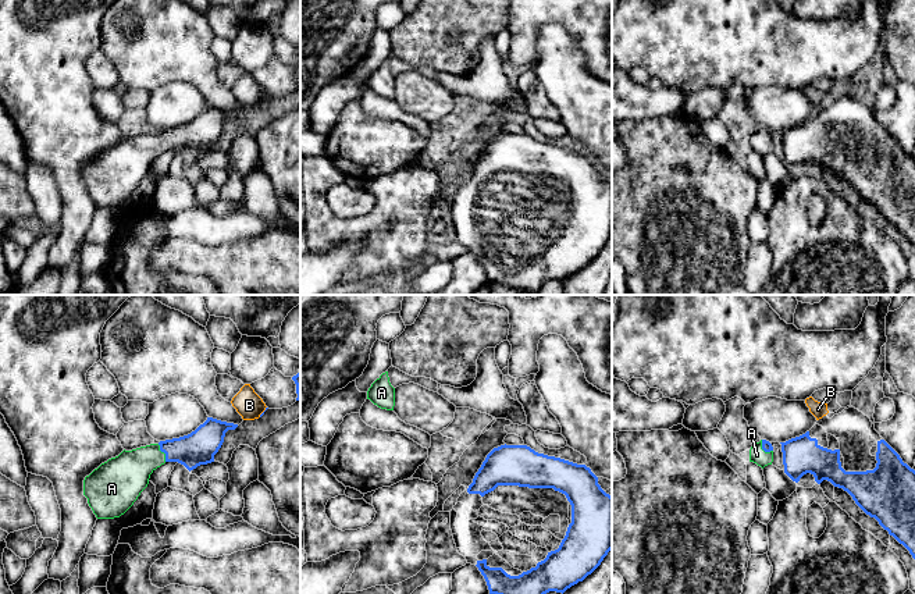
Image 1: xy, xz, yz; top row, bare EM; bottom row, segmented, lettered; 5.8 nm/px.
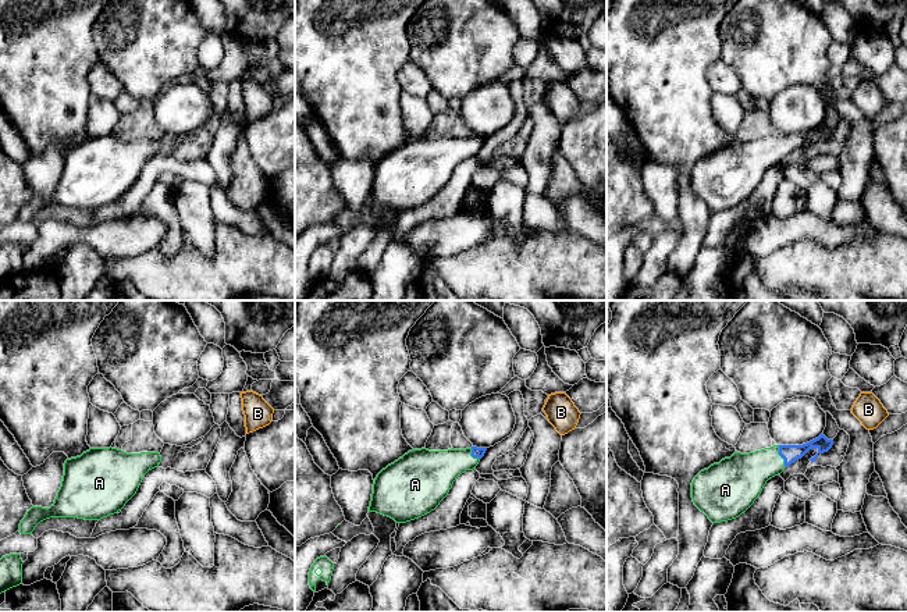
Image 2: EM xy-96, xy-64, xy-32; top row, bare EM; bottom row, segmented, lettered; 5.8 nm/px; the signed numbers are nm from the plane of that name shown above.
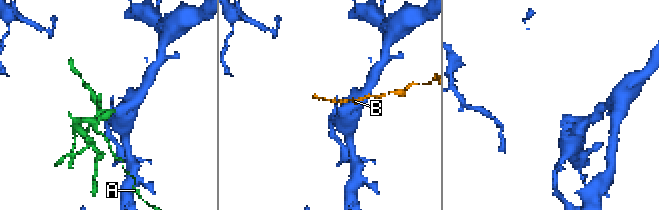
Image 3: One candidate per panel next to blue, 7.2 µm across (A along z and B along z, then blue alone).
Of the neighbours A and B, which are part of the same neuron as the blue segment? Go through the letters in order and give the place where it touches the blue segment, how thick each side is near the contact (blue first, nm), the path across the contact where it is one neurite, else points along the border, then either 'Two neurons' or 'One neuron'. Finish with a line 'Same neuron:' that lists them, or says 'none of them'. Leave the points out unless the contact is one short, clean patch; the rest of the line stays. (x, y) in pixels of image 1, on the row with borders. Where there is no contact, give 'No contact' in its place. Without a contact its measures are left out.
A: Touches blue at xy (163, 451). Thickness 200 nm (blue) against 260 nm. Path across: xy (199, 447), (193, 450), (163, 451), (142, 461), (127, 475). One neuron
B: Touches blue at xy (263, 412). Thickness 20 nm (blue) against 160 nm. Two neurons
Same neuron: A

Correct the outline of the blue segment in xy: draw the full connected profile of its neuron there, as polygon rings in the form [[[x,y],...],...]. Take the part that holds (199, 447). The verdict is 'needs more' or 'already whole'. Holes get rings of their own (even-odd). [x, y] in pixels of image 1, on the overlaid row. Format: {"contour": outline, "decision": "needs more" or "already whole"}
{"contour": [[[213,417],[188,435],[122,451],[83,480],[83,495],[97,519],[124,515],[147,487],[150,474],[165,462],[178,462],[189,472],[214,462],[225,433],[238,424]]], "decision": "needs more"}

